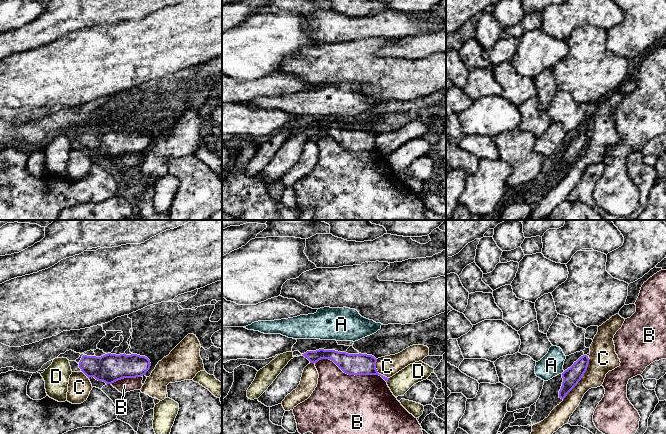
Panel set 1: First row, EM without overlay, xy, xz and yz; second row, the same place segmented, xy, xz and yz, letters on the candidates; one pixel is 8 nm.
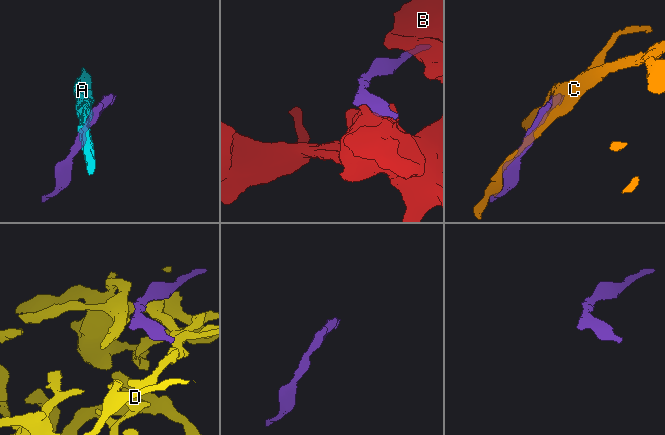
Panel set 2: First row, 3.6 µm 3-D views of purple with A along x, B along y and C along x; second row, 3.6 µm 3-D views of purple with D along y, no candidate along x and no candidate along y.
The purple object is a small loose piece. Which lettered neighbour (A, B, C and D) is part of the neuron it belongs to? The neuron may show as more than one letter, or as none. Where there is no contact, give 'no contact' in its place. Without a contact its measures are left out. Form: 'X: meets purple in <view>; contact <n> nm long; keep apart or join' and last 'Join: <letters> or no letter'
A: meets purple in yz; contact 40 nm long; keep apart
B: meets purple in xz; contact 600 nm long; keep apart
C: meets purple in yz; contact 400 nm long; keep apart
D: meets purple in xz; contact 40 nm long; keep apart
Join: no letter

